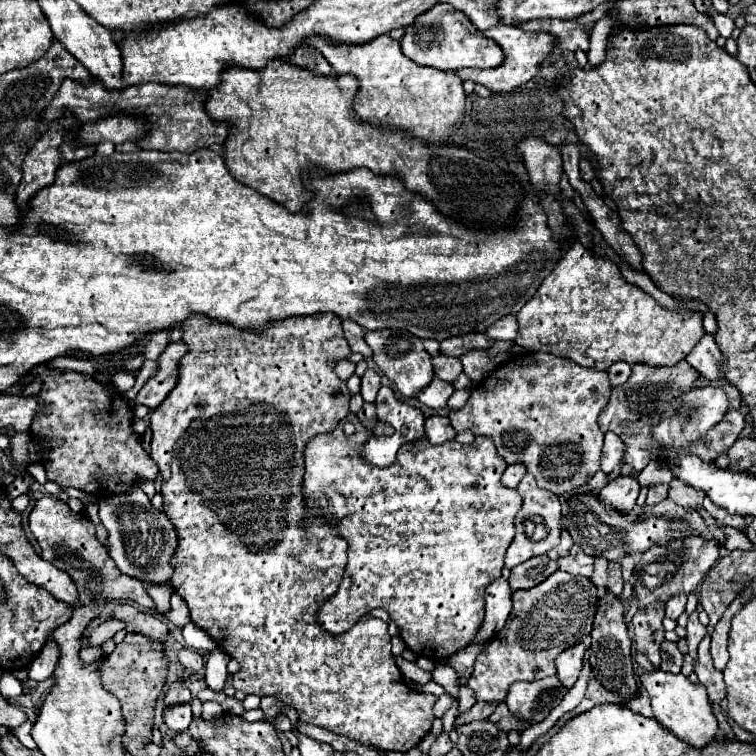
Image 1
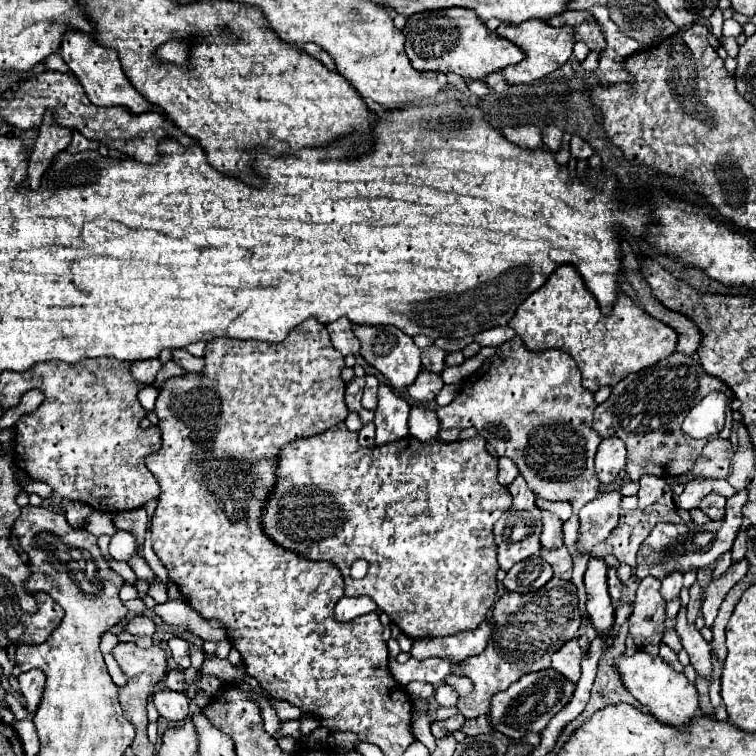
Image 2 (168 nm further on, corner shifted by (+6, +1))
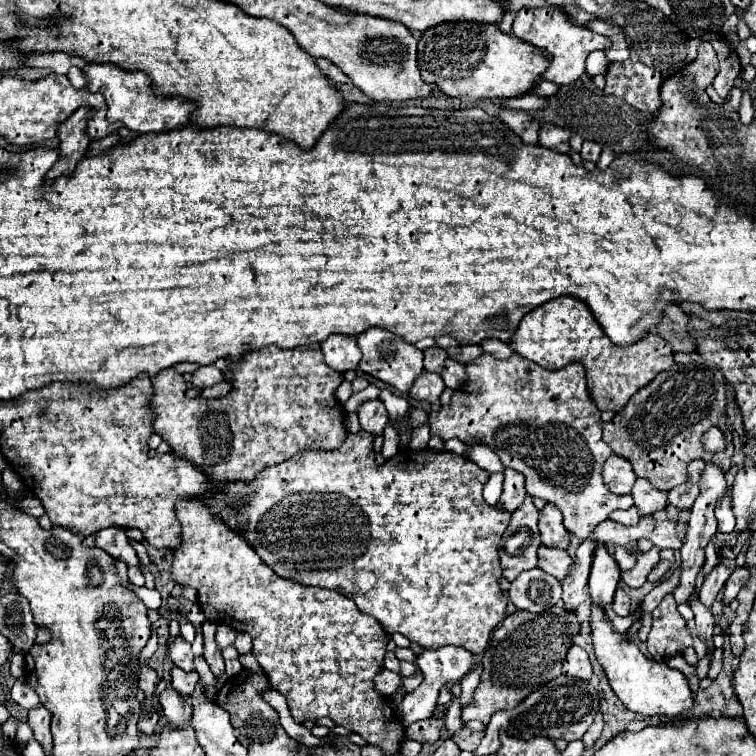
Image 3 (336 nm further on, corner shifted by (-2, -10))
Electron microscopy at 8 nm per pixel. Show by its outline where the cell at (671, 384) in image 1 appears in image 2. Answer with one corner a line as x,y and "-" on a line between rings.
675,352
655,366
633,372
619,384
615,384
611,396
597,408
593,430
599,432
599,436
603,438
617,436
625,442
625,472
633,482
637,482
643,474
653,474
661,478
681,476
693,470
697,456
707,444
707,440
695,440
691,436
685,436
681,432
681,422
691,406
695,406
711,390
723,390
729,400
733,400
731,388
725,386
723,380
707,374
699,360

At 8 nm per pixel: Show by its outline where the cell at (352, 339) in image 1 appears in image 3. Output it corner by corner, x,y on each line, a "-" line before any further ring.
331,335
329,339
325,339
325,343
321,343
321,351
325,355
325,363
339,373
357,369
361,361
361,351
357,347
355,337

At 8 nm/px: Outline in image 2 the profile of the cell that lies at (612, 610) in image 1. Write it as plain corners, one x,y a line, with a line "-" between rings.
591,558
585,572
587,614
599,636
609,638
615,624
615,606
607,592
607,566
599,558

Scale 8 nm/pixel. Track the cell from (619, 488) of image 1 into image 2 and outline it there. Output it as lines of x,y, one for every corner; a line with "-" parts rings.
603,492
579,510
579,550
589,552
595,544
603,542
611,530
617,526
617,516
621,510
619,492

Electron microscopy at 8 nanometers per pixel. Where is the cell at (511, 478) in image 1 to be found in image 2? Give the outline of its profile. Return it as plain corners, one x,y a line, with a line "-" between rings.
499,458
499,476
497,476
497,480
499,480
503,486
509,486
517,474
519,474
519,470
517,470
517,466
515,466
513,460
509,460
509,458

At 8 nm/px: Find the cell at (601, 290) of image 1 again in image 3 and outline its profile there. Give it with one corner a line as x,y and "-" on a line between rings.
559,297
533,309
525,319
521,319
509,345
521,357
535,361
543,369
561,369
575,361
581,363
587,373
587,387
593,403
601,411
613,413
625,407
631,395
649,385
657,373
673,365
671,345
659,335
645,335
639,343
629,347
613,345
601,331
589,307
573,297

